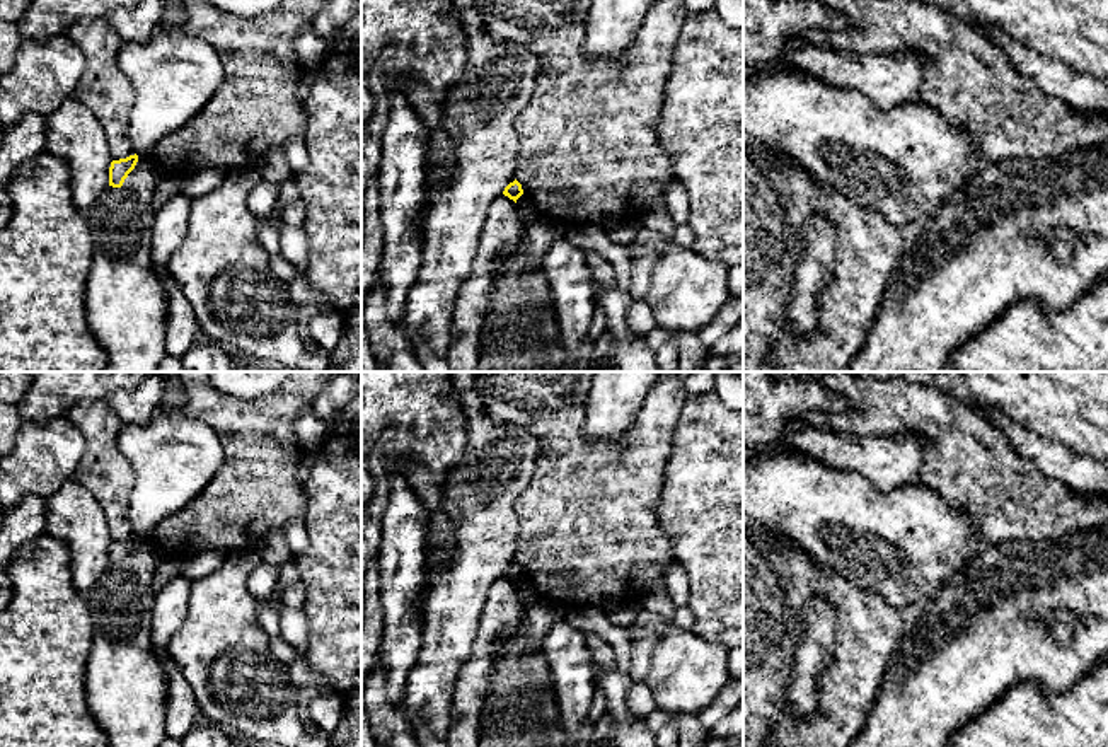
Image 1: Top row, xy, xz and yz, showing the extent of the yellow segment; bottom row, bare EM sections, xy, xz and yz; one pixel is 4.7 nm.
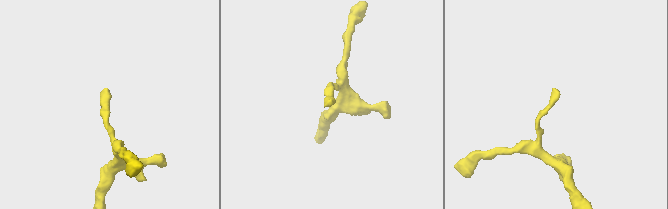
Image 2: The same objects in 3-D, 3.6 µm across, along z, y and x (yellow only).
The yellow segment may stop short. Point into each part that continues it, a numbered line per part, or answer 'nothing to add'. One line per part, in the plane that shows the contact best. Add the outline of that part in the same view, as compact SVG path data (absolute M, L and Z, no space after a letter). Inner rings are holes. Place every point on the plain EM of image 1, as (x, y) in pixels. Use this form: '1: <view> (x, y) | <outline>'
nothing to add

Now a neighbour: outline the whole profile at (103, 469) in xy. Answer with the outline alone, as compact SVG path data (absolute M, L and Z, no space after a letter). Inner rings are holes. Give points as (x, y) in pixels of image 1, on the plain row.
M107 399L80 401L65 416L85 440L84 455L72 479L99 500L113 542L135 537L128 520L135 472L118 449L123 421Z

